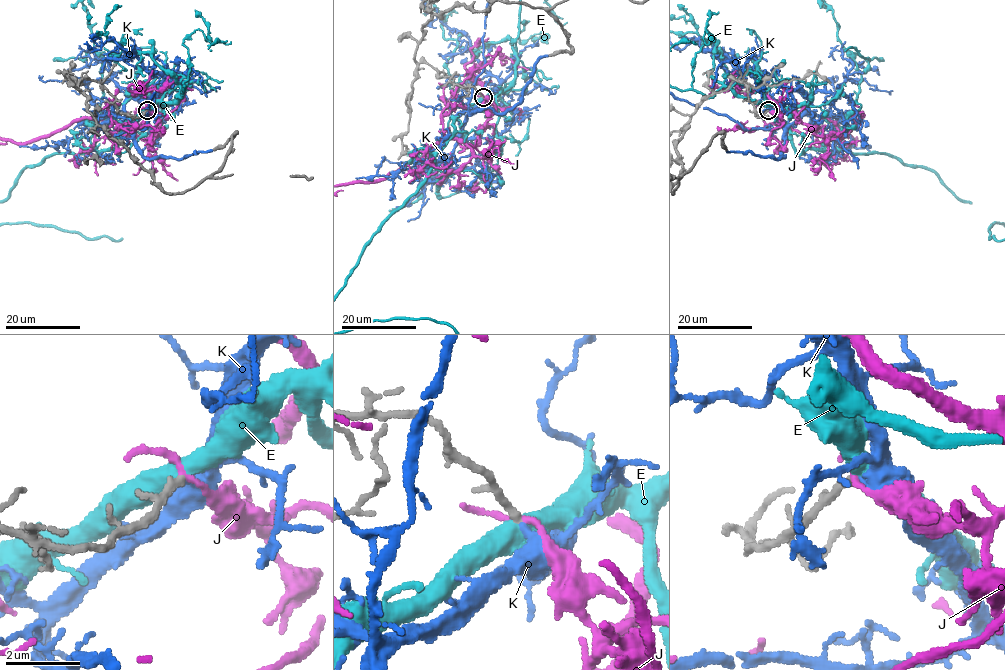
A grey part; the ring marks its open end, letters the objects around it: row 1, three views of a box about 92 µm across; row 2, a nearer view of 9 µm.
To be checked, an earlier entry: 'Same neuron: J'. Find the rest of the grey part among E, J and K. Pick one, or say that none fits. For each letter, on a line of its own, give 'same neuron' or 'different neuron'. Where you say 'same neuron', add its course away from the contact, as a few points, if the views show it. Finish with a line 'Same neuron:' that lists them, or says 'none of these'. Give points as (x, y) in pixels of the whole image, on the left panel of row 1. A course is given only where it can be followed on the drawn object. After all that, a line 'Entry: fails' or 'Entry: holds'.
E: different neuron
J: different neuron
K: same neuron
Same neuron: K
Entry: fails

